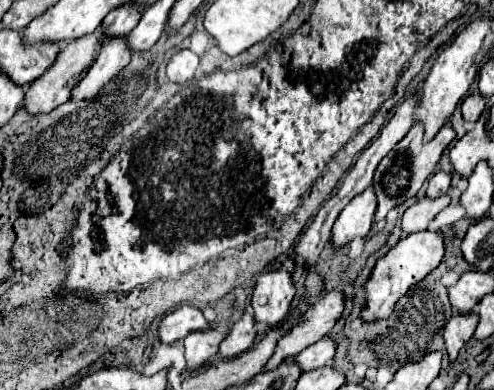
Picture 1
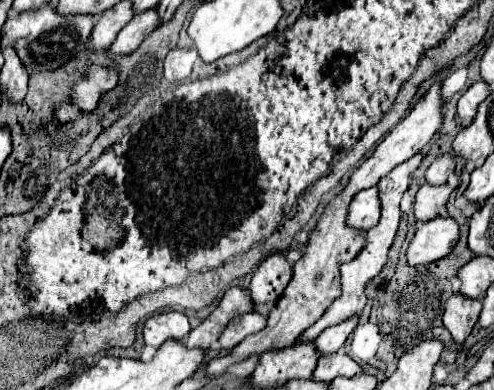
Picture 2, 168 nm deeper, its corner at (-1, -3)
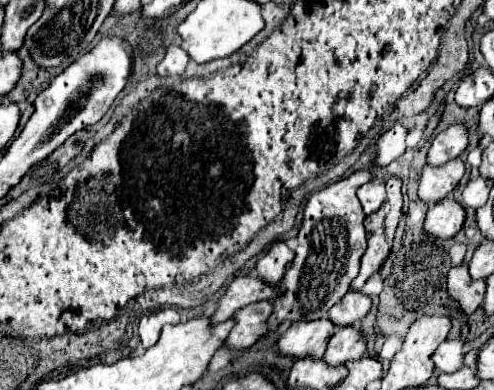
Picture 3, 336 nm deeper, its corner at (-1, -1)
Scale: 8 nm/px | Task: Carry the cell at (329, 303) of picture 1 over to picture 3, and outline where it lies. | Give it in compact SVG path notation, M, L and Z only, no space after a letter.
M392 177L386 183L386 193L388 195L386 195L386 201L382 203L382 207L376 213L366 215L366 219L364 219L368 249L362 255L360 273L352 281L352 289L362 289L366 279L374 271L380 269L380 265L384 263L384 259L390 253L394 231L396 231L398 219L402 217L402 193L400 193L400 187L402 187L402 181L398 177Z

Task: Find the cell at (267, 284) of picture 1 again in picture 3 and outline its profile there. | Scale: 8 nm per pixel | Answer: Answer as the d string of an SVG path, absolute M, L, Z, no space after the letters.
M276 241L266 255L262 255L256 263L256 275L270 285L280 283L286 269L292 265L294 251L286 241Z

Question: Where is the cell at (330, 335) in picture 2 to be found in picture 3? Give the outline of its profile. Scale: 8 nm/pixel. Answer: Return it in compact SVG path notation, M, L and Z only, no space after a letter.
M350 289L342 301L338 301L332 309L330 309L330 319L334 321L334 325L352 325L358 319L366 317L366 313L370 311L372 299L368 295L364 295L362 291L354 291Z

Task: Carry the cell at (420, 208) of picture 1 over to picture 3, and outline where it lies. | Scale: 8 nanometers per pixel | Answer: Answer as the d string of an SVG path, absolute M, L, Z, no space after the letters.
M460 157L438 167L426 163L422 167L422 177L420 177L420 187L418 187L420 199L426 201L428 205L434 205L436 201L448 197L448 193L456 189L462 175L464 175L464 163Z

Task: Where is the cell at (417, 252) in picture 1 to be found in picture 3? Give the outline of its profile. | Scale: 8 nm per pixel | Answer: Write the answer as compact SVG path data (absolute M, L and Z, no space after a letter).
M446 197L428 209L424 229L434 237L452 239L462 229L464 219L466 219L464 207L456 199Z

